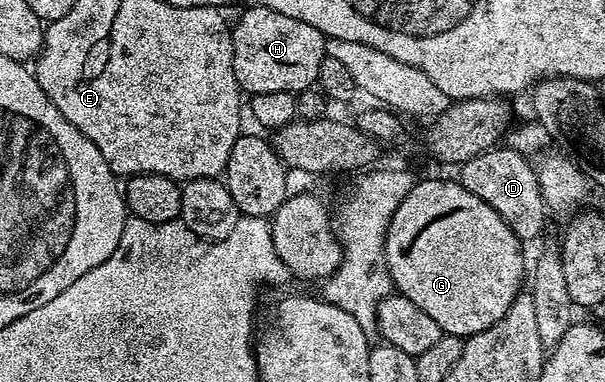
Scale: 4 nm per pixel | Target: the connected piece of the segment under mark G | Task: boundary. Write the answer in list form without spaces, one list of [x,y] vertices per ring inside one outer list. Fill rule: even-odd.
[[[419,178],[415,182],[408,197],[404,197],[404,201],[400,201],[400,205],[388,225],[386,260],[390,270],[390,281],[397,294],[408,297],[408,301],[412,301],[412,305],[424,309],[424,313],[428,313],[428,317],[433,317],[436,320],[436,325],[440,325],[440,329],[445,334],[469,337],[496,325],[496,321],[500,321],[500,317],[504,317],[504,313],[508,313],[512,301],[516,301],[516,297],[523,290],[522,278],[525,280],[528,275],[528,259],[526,263],[525,257],[522,256],[523,240],[518,239],[516,233],[512,233],[512,229],[508,229],[508,225],[504,225],[504,217],[500,217],[500,213],[496,213],[496,209],[492,209],[492,205],[480,201],[480,197],[476,197],[476,193],[468,193],[468,189],[464,189],[461,183],[453,178],[450,179]]]

